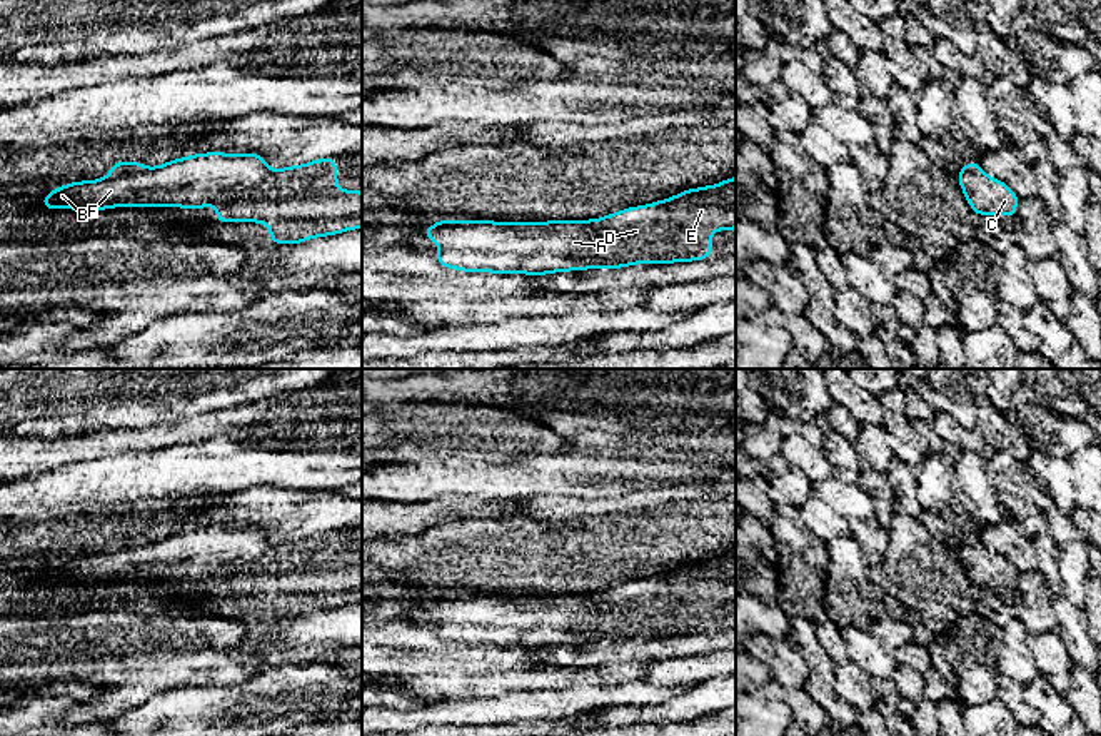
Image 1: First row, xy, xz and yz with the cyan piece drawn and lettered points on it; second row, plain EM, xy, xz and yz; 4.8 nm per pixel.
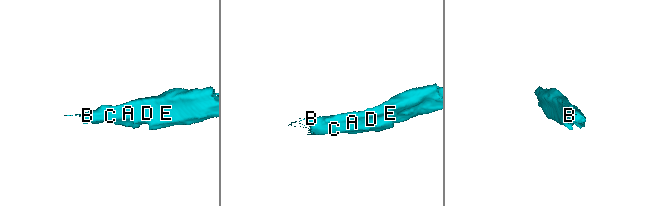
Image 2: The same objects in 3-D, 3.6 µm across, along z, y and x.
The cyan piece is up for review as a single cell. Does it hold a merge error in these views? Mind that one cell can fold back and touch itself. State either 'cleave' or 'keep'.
keep

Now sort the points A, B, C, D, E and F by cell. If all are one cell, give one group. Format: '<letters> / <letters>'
A B C D E F

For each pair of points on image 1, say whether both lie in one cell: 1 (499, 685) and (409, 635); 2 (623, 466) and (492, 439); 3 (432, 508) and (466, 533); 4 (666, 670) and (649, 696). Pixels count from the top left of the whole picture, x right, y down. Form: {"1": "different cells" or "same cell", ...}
{"1": "different cells", "2": "different cells", "3": "different cells", "4": "different cells"}

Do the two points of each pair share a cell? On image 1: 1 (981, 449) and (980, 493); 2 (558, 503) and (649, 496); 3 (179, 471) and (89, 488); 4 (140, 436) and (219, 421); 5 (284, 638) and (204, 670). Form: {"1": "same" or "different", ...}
{"1": "different", "2": "same", "3": "same", "4": "same", "5": "different"}

